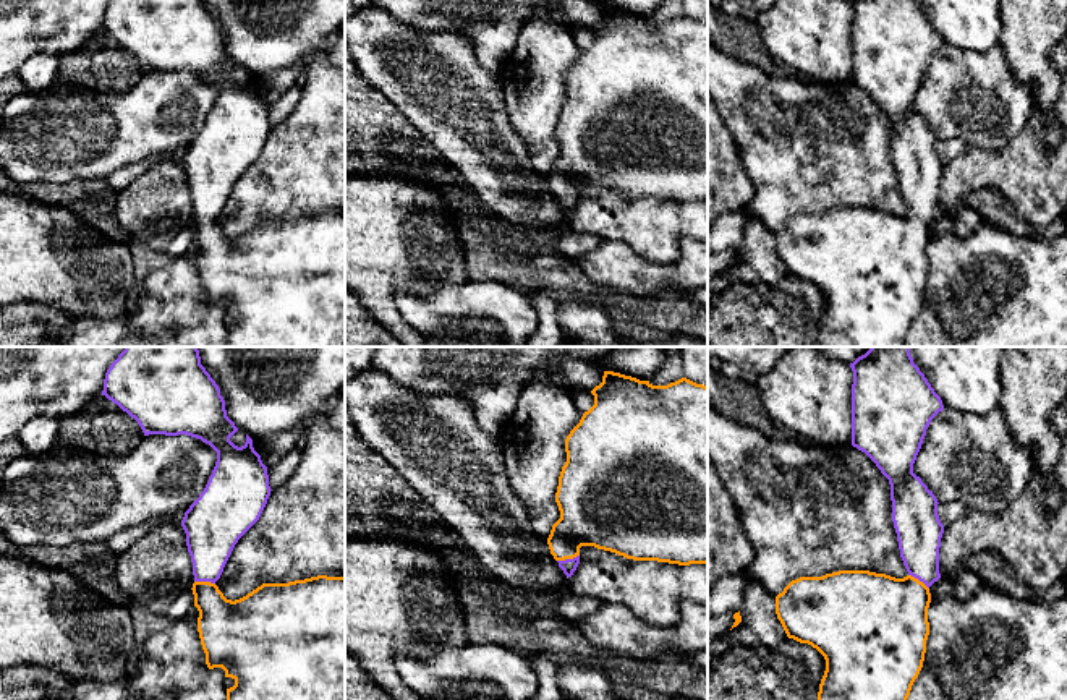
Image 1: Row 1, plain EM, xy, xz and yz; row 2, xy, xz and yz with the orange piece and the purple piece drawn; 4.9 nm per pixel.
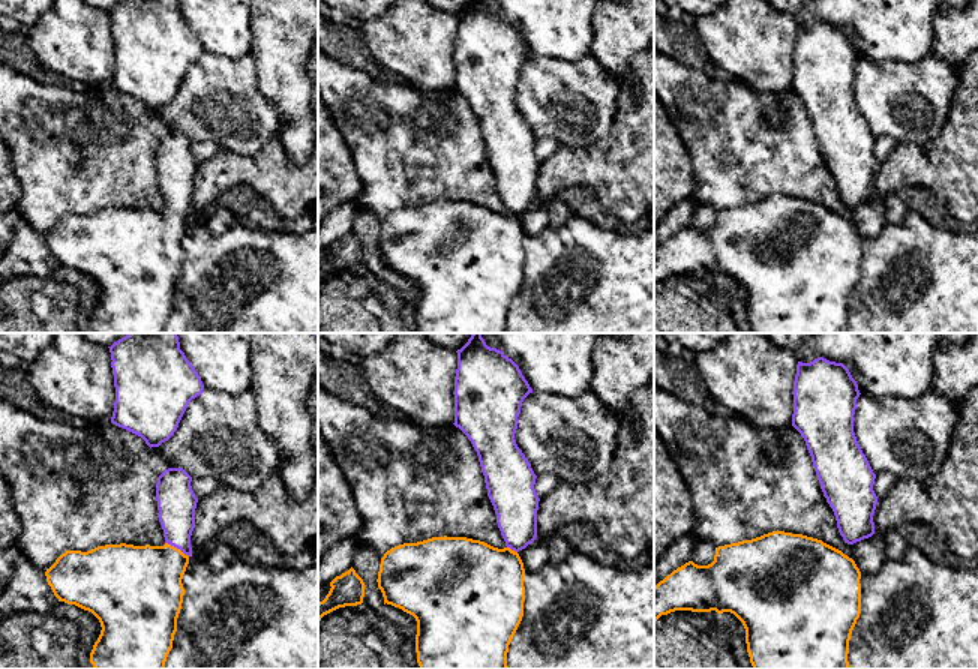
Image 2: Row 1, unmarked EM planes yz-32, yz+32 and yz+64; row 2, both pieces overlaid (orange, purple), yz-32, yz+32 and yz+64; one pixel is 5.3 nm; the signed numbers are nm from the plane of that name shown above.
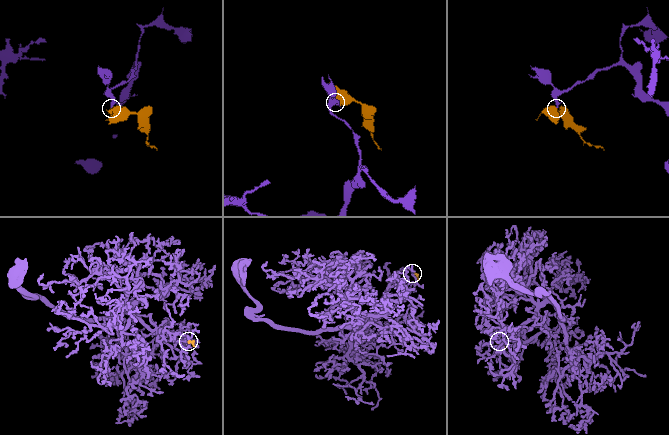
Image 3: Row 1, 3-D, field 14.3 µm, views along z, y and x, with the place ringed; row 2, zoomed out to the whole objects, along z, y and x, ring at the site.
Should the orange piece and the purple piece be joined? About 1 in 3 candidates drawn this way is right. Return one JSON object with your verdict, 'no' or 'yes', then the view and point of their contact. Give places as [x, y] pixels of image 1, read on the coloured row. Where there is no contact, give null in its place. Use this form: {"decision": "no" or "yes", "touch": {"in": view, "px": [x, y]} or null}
{"decision": "yes", "touch": {"in": "xz", "px": [567, 558]}}

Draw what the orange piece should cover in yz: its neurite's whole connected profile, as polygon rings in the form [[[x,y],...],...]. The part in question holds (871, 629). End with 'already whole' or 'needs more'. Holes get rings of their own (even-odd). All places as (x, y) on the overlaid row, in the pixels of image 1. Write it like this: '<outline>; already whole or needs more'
[[[871,347],[850,363],[850,368],[853,371],[852,446],[865,452],[889,480],[892,522],[908,575],[895,578],[869,570],[839,570],[823,577],[800,577],[776,596],[776,614],[789,638],[811,645],[826,659],[818,700],[907,700],[925,661],[929,635],[929,587],[941,578],[939,548],[944,533],[937,515],[939,502],[921,478],[913,473],[913,463],[931,420],[944,410],[944,405],[913,363],[910,347]]]; needs more

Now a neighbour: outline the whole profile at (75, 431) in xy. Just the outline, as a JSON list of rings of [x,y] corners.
[[[105,395],[58,423],[58,442],[66,447],[125,457],[142,441],[138,421]]]

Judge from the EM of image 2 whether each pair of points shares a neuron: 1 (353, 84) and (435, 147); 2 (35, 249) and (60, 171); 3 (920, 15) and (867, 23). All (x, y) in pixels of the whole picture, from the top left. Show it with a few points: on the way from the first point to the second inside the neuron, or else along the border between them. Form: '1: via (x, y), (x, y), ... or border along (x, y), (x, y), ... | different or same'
1: via (374, 105), (414, 146) | same
2: border along (21, 216), (44, 236) | different
3: via (906, 18), (881, 18) | same

